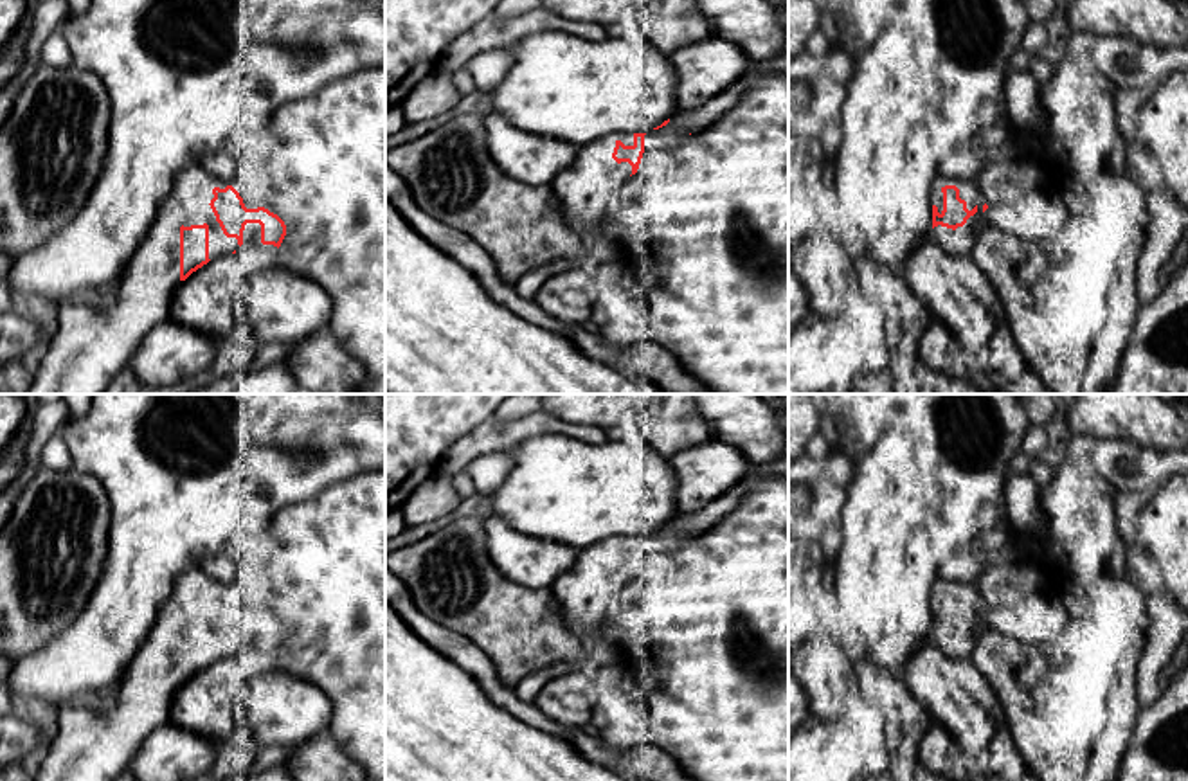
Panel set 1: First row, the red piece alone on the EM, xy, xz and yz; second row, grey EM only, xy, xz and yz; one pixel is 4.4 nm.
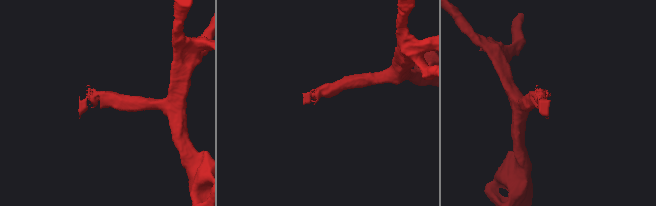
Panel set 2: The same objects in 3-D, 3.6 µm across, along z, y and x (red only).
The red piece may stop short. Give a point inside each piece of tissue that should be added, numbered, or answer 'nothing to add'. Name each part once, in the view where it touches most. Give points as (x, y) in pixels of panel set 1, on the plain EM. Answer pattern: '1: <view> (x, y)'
1: yz (960, 645)

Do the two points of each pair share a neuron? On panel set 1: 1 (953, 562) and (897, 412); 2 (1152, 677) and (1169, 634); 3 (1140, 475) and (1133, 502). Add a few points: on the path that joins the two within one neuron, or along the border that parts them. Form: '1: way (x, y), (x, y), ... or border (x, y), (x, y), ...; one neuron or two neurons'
1: border (960, 551), (953, 551), (945, 558); two neurons
2: way (1152, 666), (1165, 645); one neuron
3: border (1113, 492), (1138, 492), (1145, 497); two neurons

